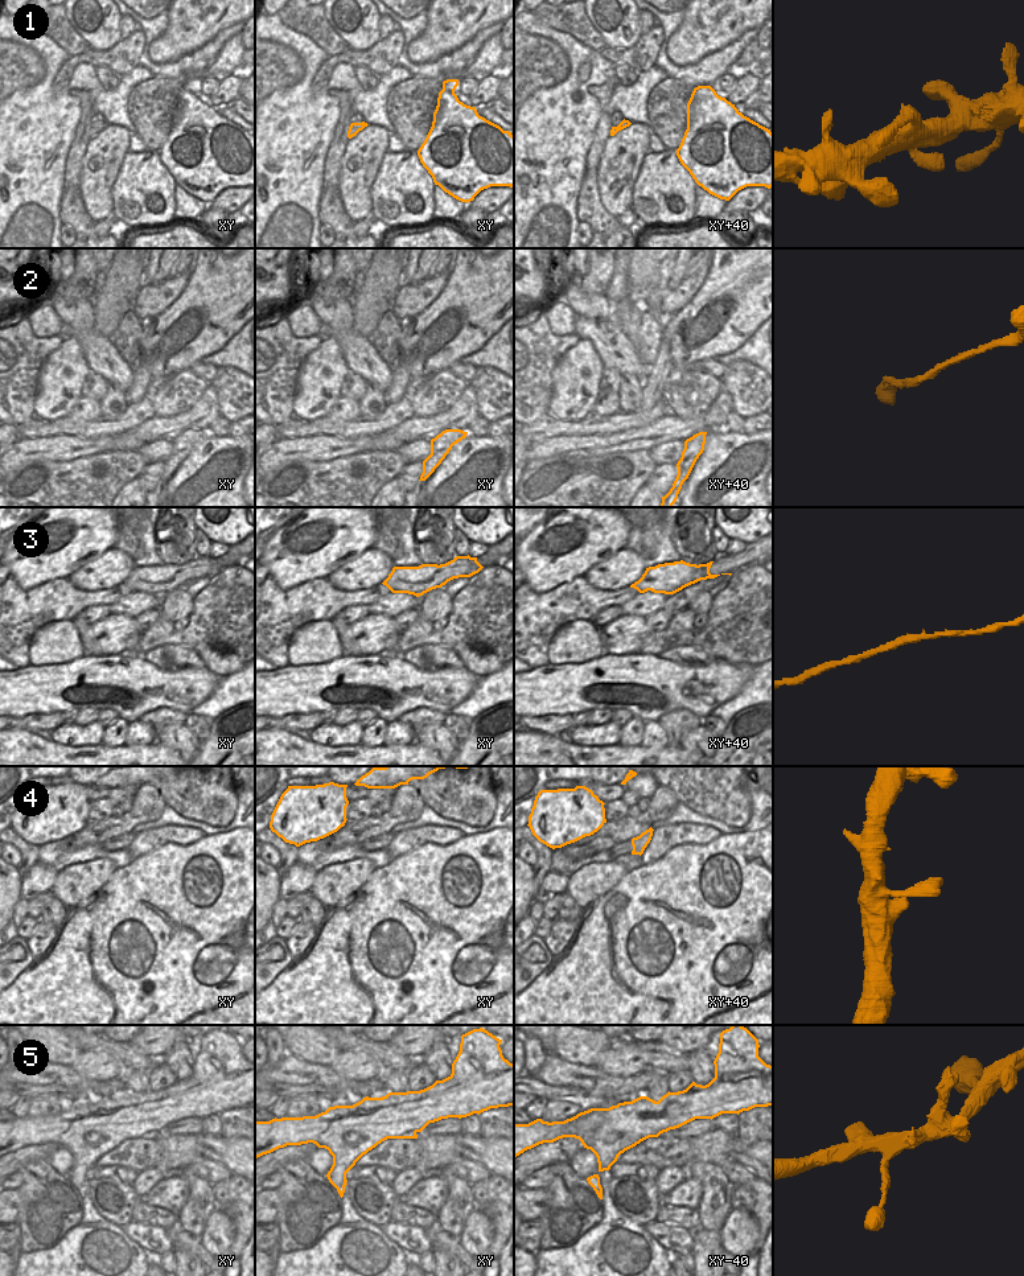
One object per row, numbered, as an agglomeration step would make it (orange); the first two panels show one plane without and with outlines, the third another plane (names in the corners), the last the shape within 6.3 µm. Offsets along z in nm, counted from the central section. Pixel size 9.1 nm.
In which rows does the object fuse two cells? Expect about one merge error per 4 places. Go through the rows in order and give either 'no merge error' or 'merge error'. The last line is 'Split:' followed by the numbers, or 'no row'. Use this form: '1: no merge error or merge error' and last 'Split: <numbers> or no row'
1: no merge error
2: no merge error
3: no merge error
4: no merge error
5: no merge error
Split: no row

